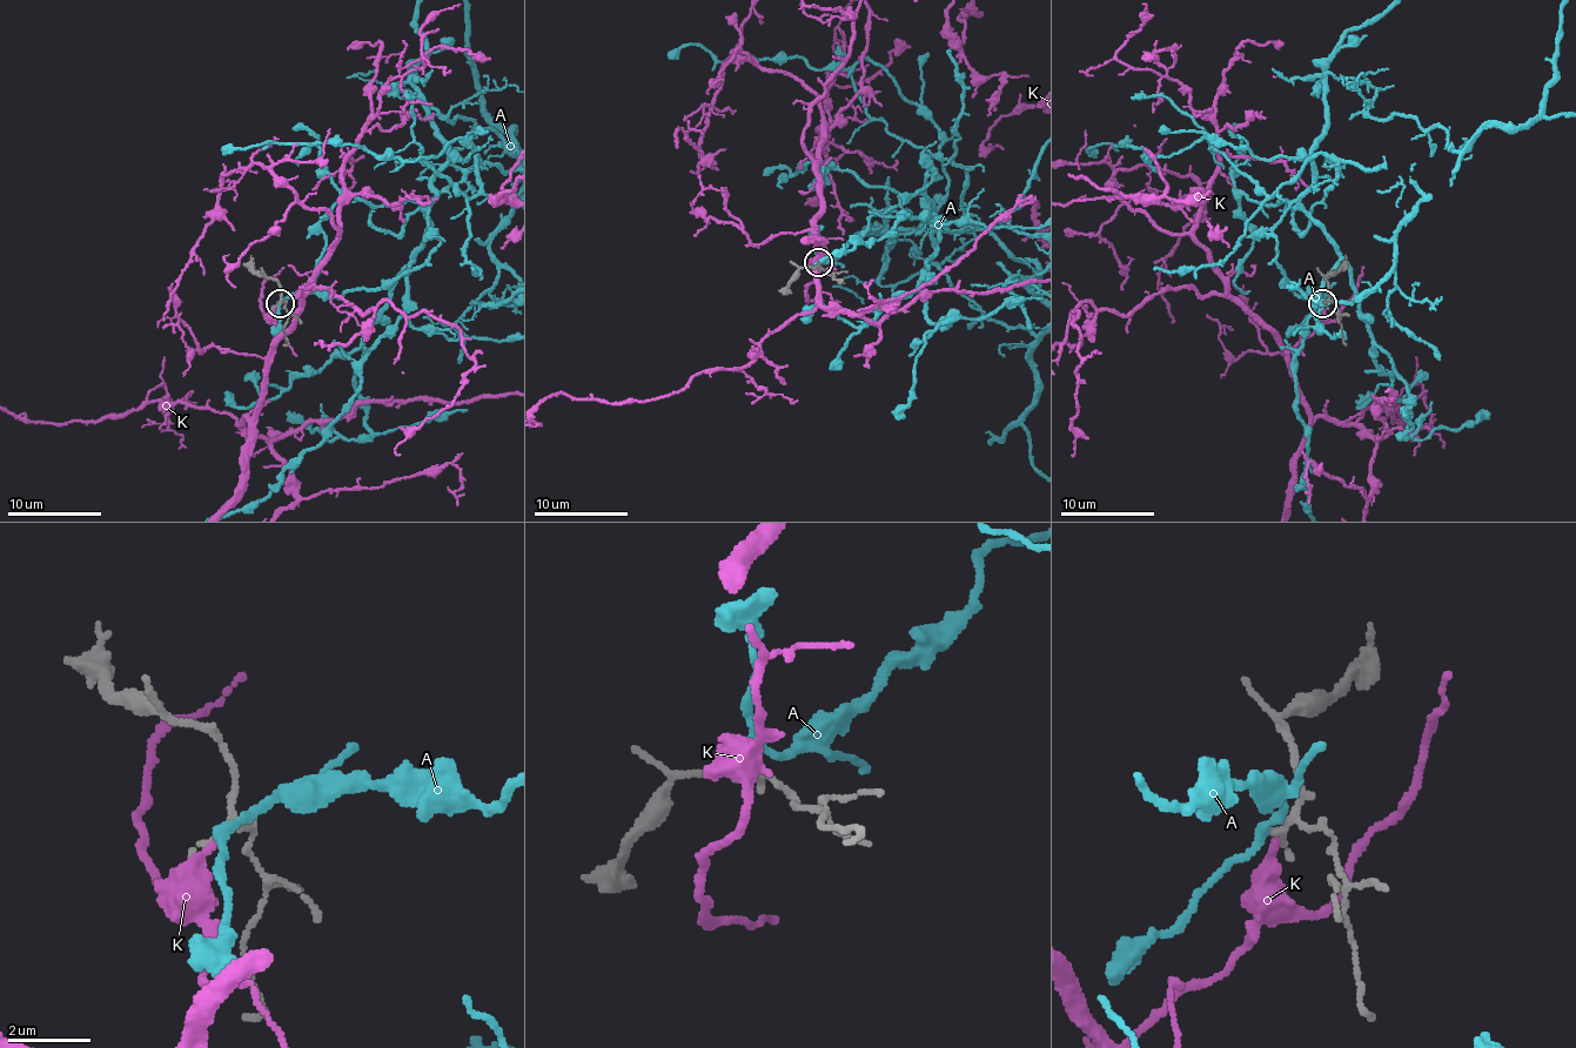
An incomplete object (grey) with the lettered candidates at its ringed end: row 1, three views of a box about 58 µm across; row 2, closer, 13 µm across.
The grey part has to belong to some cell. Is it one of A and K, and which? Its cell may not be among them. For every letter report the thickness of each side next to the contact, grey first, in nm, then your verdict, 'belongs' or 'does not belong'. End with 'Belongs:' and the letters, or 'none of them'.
A: 150 nm thick on the grey side, 200 nm on the other; does not belong
K: 150 nm thick on the grey side, 220 nm on the other; does not belong
Belongs: none of them

